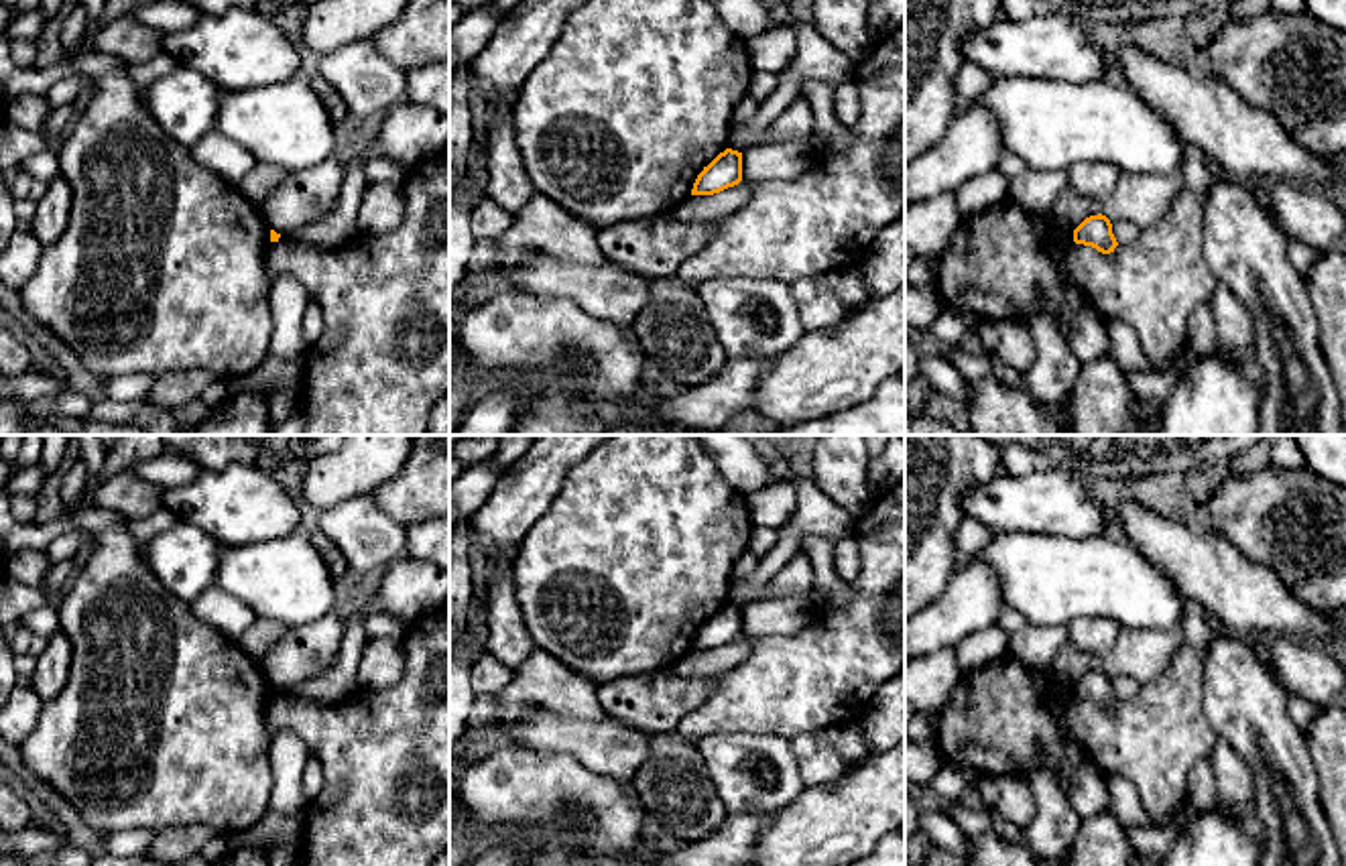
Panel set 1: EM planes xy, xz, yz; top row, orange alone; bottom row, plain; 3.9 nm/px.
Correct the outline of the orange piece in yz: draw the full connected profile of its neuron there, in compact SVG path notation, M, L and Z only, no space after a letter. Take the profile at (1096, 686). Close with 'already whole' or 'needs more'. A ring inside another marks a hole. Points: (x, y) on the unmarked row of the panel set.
M1102 669L1086 673L1074 685L1074 697L1084 699L1084 701L1092 701L1102 709L1110 709L1118 701L1114 689L1112 689L1112 679Z | already whole

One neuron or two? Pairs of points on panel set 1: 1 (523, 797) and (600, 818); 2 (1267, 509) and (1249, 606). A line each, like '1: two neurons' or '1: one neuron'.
1: one neuron
2: two neurons

